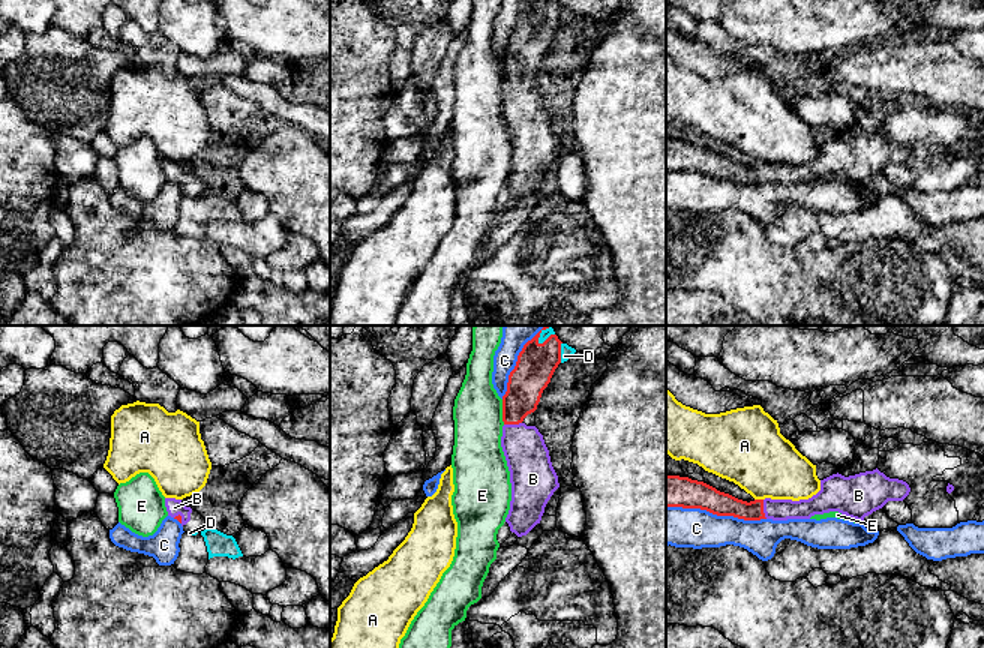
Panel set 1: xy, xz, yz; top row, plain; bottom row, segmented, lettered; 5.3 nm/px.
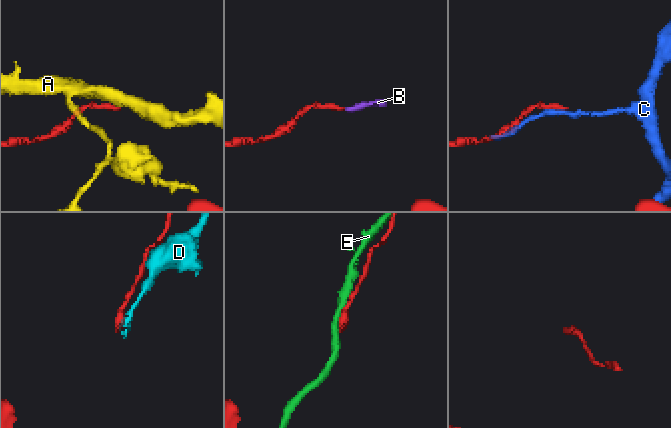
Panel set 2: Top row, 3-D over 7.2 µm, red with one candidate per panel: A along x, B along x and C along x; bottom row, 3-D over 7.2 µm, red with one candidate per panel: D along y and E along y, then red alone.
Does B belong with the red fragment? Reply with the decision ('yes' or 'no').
yes

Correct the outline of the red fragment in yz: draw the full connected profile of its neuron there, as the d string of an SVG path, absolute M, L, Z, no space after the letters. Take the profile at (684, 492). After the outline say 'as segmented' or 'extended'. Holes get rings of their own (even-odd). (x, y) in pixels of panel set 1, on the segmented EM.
M878 468L844 477L832 474L820 480L820 490L808 500L742 501L688 477L666 476L666 507L700 508L717 516L744 520L810 519L814 514L838 512L864 520L888 501L903 501L910 492L906 482L890 478Z; extended

